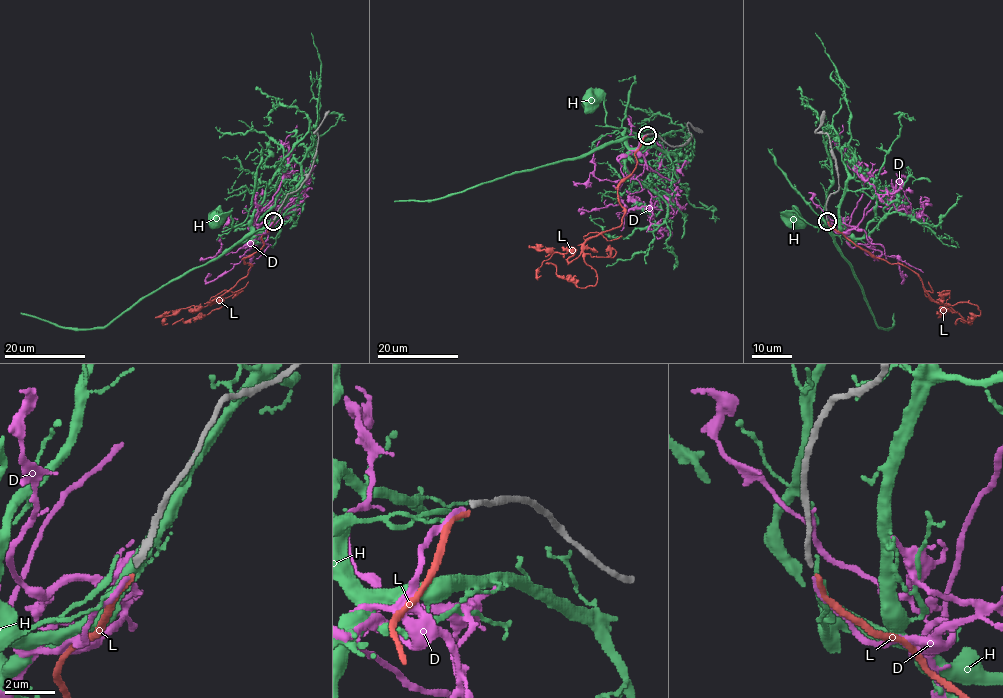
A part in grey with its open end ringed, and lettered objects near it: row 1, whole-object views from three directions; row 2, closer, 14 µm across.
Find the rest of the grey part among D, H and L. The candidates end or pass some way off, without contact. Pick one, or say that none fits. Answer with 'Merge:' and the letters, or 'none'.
Merge: D

